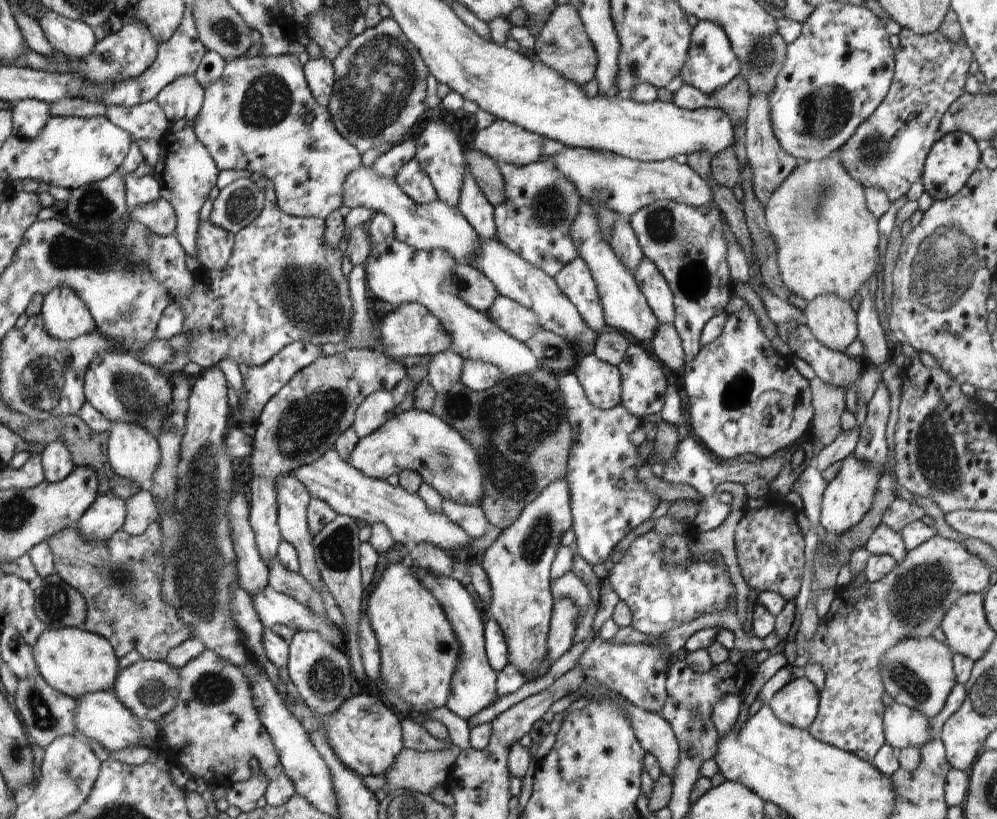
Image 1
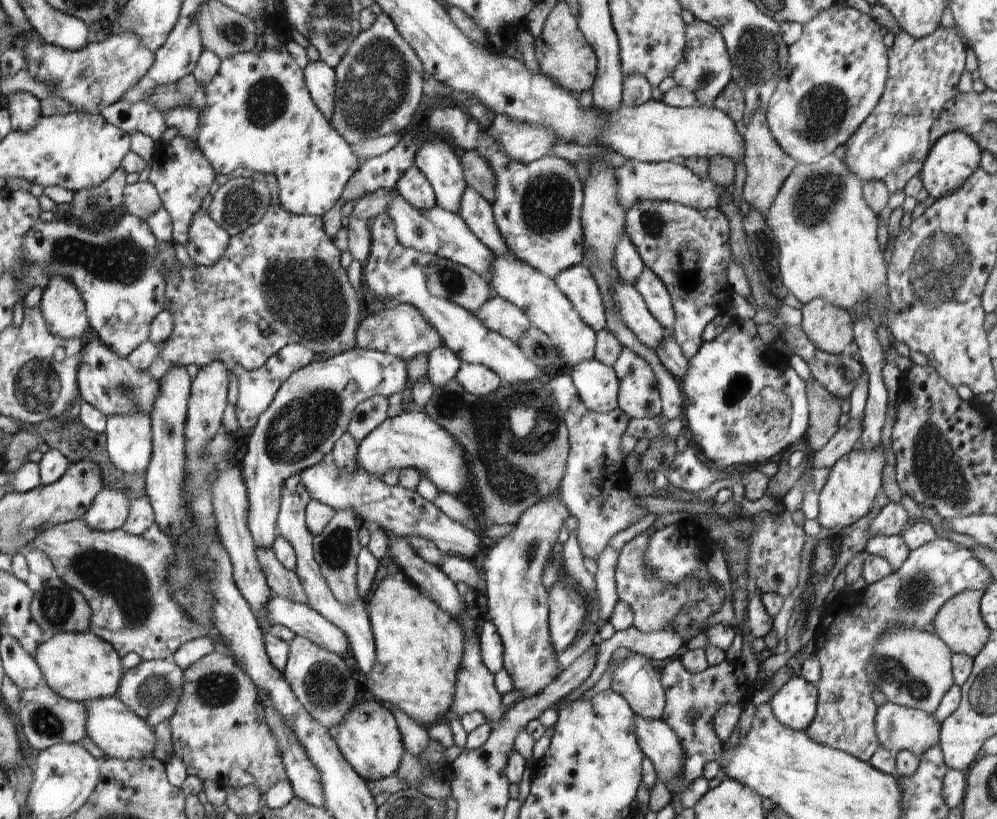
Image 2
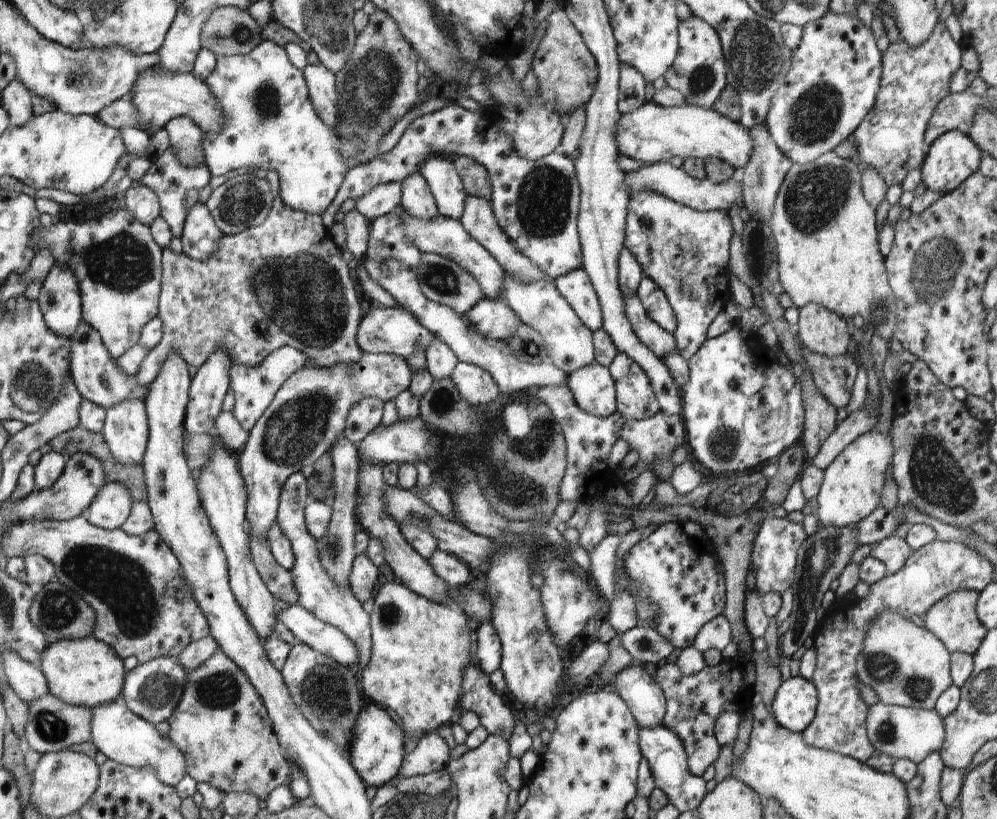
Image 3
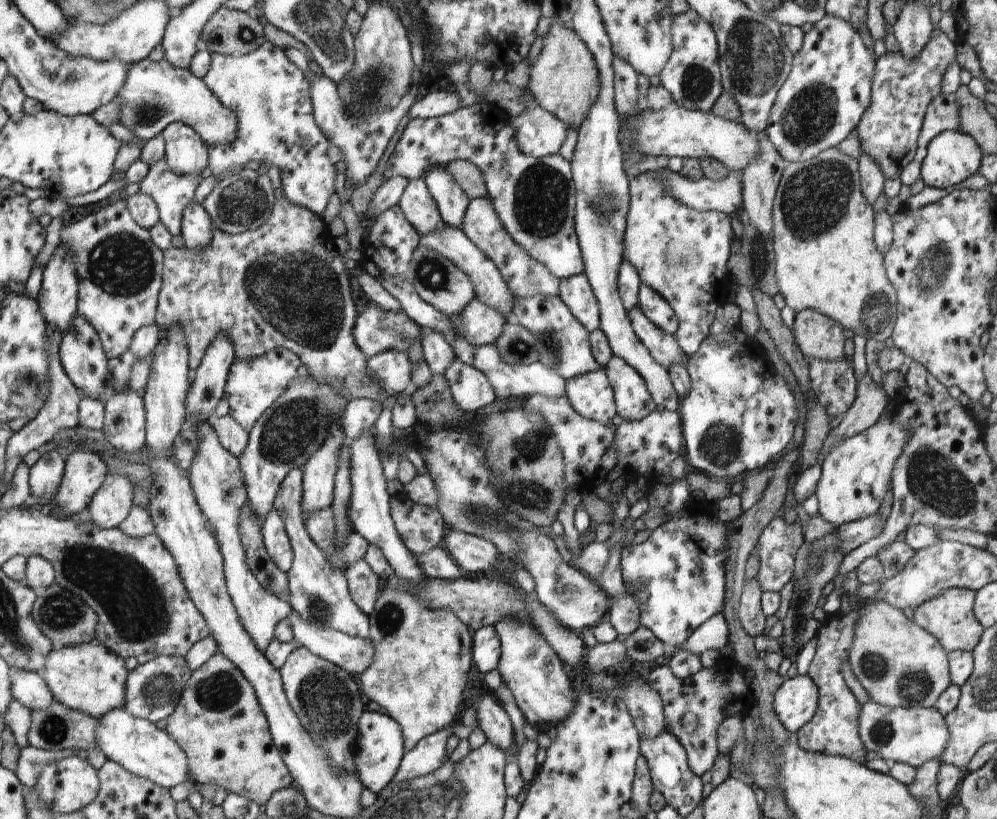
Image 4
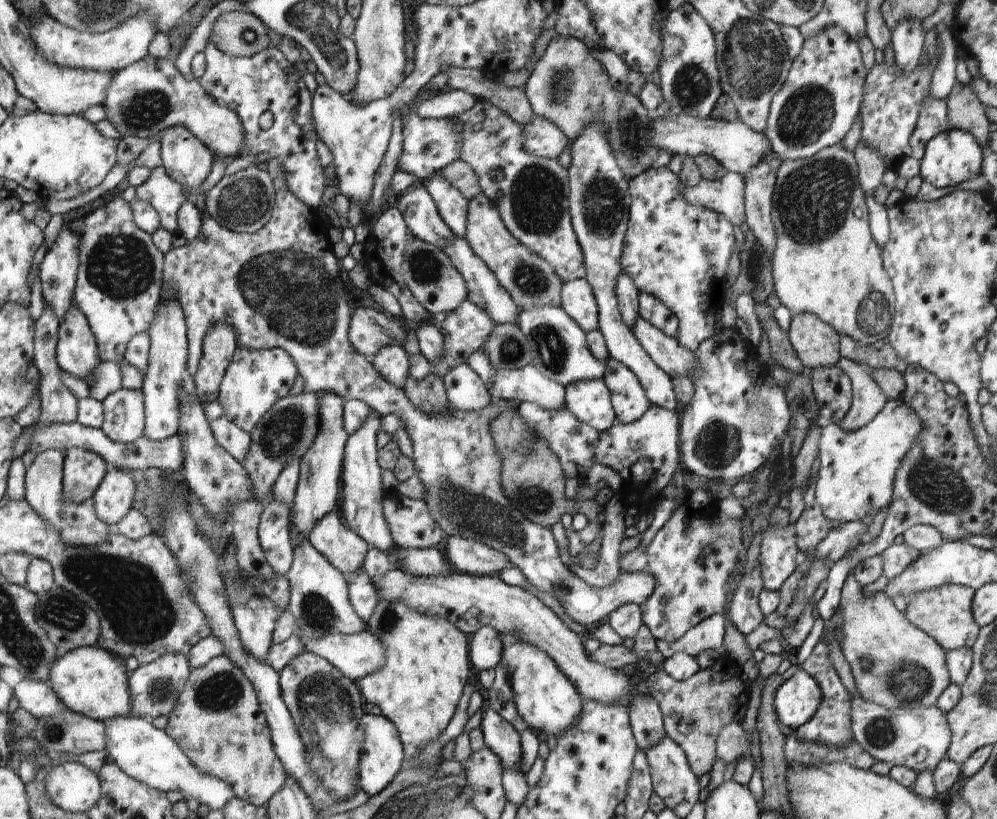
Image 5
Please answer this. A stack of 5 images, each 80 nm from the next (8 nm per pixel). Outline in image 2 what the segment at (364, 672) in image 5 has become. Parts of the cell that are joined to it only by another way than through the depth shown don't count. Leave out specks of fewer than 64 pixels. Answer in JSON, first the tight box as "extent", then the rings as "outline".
{"extent":[266,596,350,658],"outline":[[[270,596],[266,604],[266,618],[272,625],[286,626],[294,632],[294,635],[310,638],[320,648],[326,648],[341,658],[350,656],[344,632],[306,604],[296,603],[280,596]]]}

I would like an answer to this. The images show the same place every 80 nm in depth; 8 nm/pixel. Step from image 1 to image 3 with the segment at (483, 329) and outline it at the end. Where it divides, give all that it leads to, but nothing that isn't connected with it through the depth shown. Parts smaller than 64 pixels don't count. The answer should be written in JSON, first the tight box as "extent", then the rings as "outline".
{"extent":[363,205,568,394],"outline":[[[399,205],[390,214],[376,218],[370,226],[368,250],[366,250],[366,256],[363,259],[368,276],[380,288],[384,288],[396,300],[397,305],[410,309],[419,318],[419,321],[435,334],[435,338],[442,340],[454,352],[458,361],[480,366],[486,372],[490,372],[502,394],[510,394],[516,390],[528,391],[530,388],[567,384],[568,375],[562,369],[556,368],[550,360],[538,365],[520,362],[520,358],[512,352],[507,341],[487,339],[483,333],[477,331],[469,323],[465,315],[459,314],[455,309],[448,308],[447,305],[438,304],[426,296],[419,280],[419,266],[423,262],[423,254],[404,234],[400,210]]]}

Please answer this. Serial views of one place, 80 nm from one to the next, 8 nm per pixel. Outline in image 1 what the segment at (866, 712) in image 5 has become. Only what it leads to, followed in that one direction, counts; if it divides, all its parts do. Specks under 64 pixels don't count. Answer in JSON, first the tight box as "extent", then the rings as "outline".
{"extent":[884,701,932,750],"outline":[[[895,701],[884,710],[884,736],[894,750],[927,744],[932,739],[928,726],[929,719],[924,714]]]}

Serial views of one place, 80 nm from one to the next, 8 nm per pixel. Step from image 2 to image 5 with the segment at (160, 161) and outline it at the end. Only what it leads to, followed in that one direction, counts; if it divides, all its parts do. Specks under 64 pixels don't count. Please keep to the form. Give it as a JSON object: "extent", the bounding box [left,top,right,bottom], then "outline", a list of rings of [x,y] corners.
{"extent":[135,166,188,232],"outline":[[[163,166],[150,169],[148,180],[136,187],[135,198],[148,200],[158,213],[161,228],[168,232],[178,232],[178,210],[183,202],[188,200],[188,190],[182,182],[172,180]]]}

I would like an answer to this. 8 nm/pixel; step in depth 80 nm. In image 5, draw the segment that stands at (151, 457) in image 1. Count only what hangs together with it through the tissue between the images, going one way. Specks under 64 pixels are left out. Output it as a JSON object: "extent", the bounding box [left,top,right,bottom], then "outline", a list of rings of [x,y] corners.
{"extent":[102,388,146,443],"outline":[[[120,388],[102,401],[104,434],[114,442],[134,443],[146,428],[146,403],[141,389]]]}

